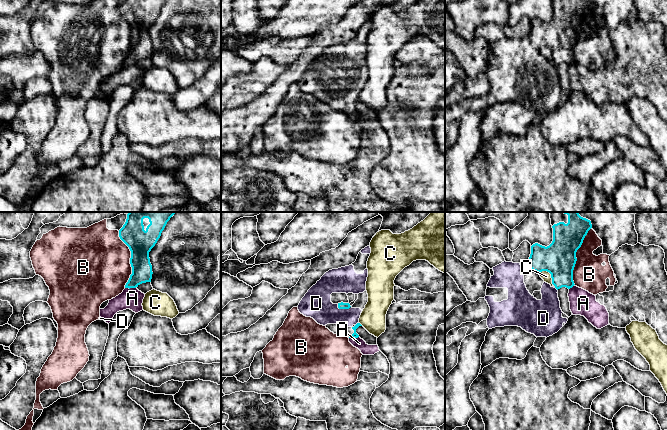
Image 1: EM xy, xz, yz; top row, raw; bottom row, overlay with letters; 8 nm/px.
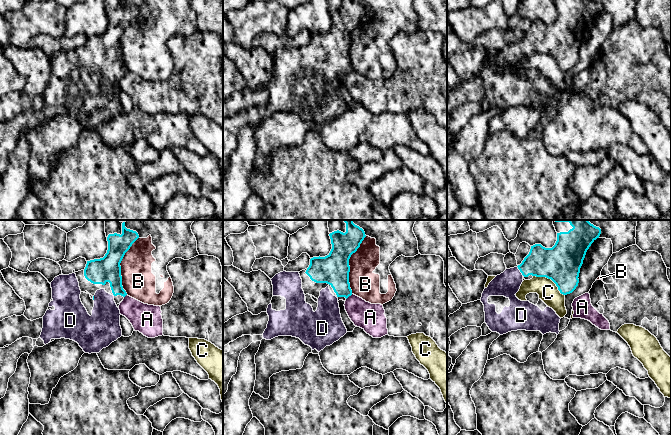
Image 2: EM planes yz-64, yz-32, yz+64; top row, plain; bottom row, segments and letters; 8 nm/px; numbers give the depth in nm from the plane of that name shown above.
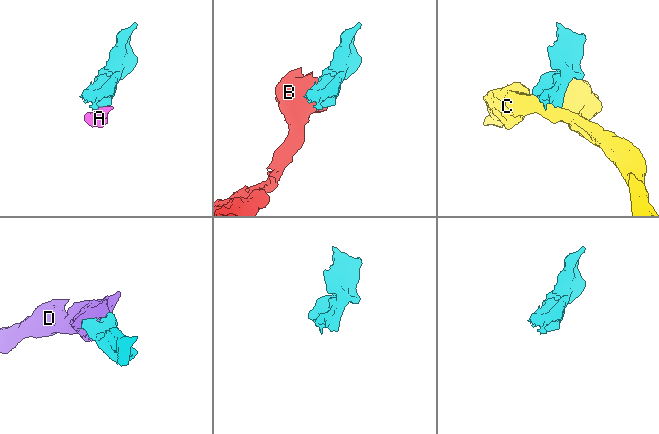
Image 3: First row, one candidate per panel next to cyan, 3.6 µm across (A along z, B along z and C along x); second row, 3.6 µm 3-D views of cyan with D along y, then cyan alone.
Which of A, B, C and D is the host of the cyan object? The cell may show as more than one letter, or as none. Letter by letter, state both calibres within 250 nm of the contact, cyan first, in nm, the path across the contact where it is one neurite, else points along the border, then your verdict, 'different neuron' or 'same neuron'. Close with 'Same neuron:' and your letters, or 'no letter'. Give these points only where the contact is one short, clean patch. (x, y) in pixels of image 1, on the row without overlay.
A: 160/170 nm | along xy (136, 62), (125, 64) | different neuron
B: 280/260 nm | different neuron
C: 280/80 nm | along yz (539, 48), (548, 48), (553, 60) | different neuron
D: 50/240 nm | same neuron
Same neuron: D

